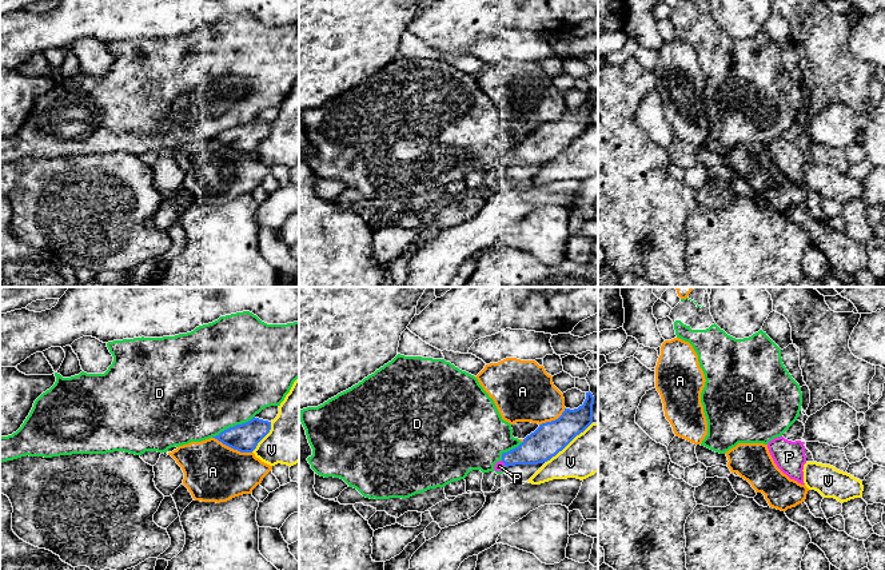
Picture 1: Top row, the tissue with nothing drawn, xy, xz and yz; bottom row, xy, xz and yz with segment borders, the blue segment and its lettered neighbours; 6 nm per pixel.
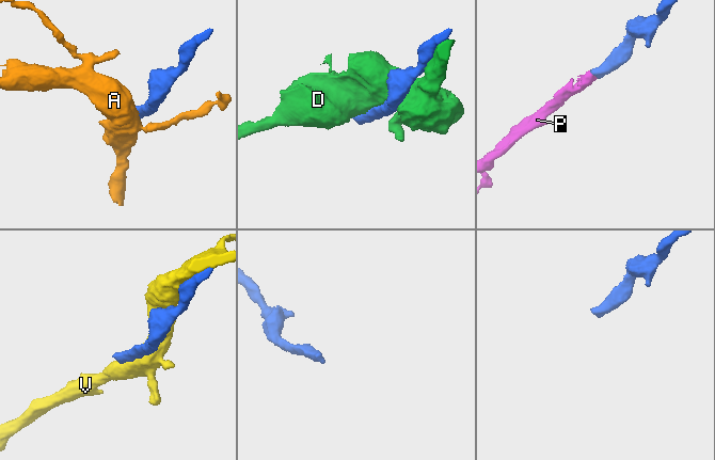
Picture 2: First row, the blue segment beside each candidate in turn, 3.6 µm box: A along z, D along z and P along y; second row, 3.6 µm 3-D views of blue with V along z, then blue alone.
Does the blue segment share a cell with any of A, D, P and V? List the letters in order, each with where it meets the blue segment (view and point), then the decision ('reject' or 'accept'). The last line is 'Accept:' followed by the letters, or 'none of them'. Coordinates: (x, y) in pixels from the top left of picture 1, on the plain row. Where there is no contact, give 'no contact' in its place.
A: xy (232, 148) | reject
D: xy (234, 127) | reject
P: xz (503, 163) | accept
V: xz (569, 143) | reject
Accept: P

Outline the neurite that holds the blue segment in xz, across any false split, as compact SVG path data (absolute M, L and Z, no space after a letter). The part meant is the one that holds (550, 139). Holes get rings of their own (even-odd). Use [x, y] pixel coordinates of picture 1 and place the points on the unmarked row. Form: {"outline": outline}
{"outline": "M589 92L582 107L565 109L558 120L539 125L518 148L503 154L494 171L503 172L509 167L550 162L593 124L593 105L594 97Z"}

